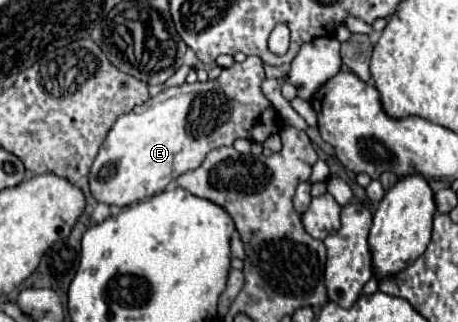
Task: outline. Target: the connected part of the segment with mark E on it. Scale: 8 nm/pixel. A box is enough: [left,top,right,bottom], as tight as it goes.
[90,57,278,207]

